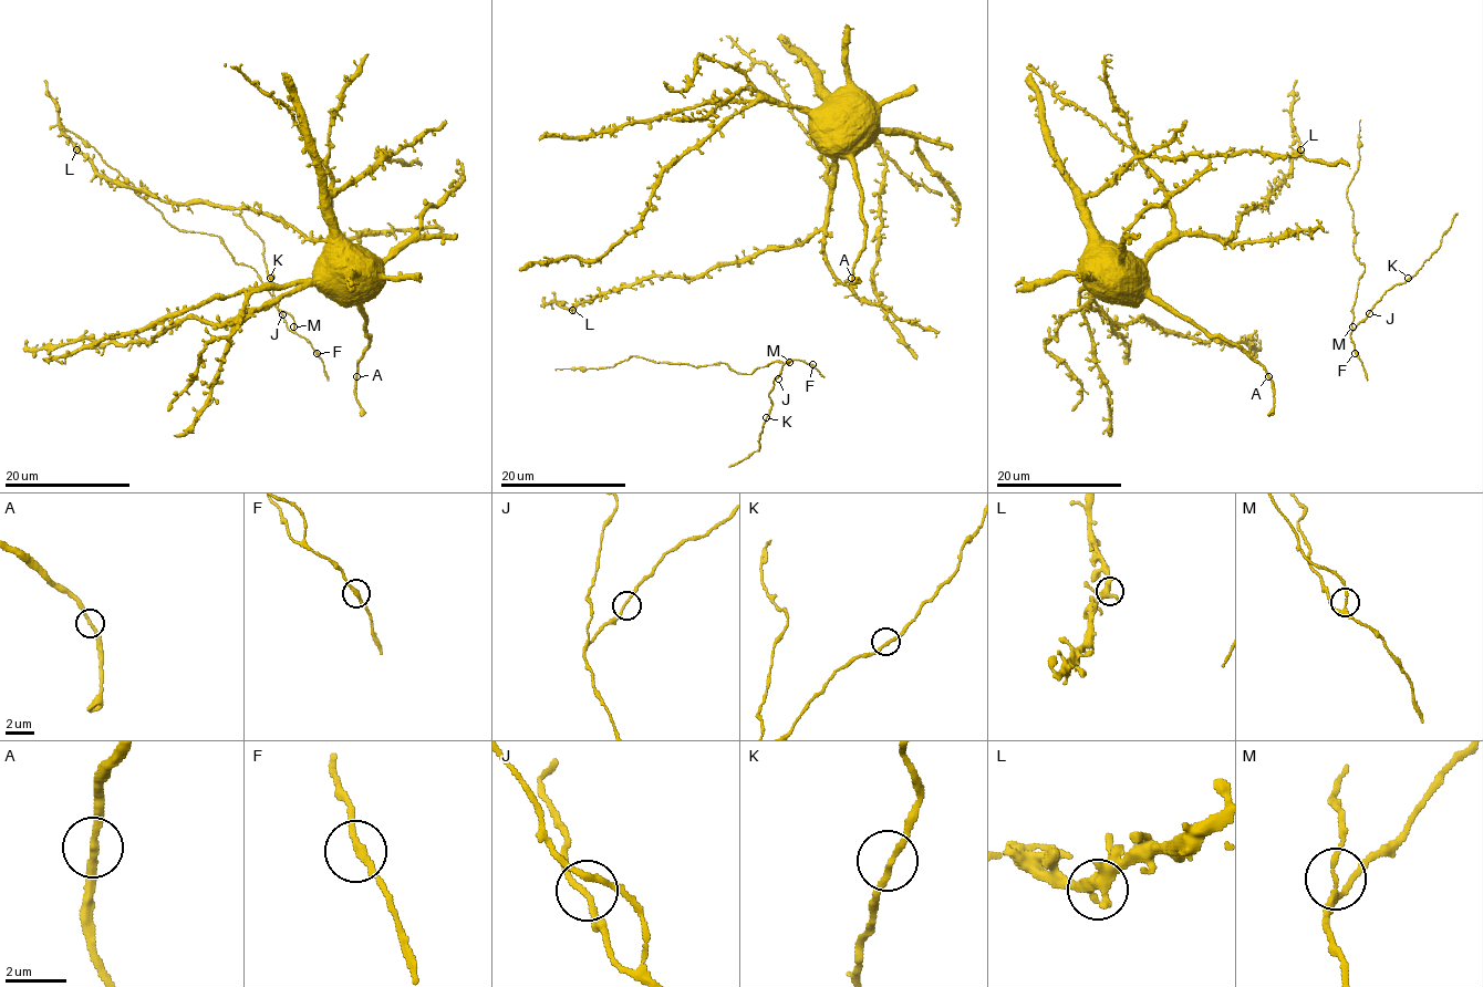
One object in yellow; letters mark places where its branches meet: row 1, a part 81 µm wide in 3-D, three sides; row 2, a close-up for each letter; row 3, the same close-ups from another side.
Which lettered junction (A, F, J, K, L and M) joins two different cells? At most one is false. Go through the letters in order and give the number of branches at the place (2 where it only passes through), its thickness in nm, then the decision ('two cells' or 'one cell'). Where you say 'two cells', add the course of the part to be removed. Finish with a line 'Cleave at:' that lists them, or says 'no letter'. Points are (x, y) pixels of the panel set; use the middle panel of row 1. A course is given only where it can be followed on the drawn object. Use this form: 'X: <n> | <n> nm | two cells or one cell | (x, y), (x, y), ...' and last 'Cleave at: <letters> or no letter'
A: 2 | 240 nm | one cell
F: 2 | 240 nm | one cell
J: 2 | 170 nm | one cell
K: 2 | 190 nm | one cell
L: 3 | 380 nm | one cell
M: 3 | 180 nm | one cell
Cleave at: no letter

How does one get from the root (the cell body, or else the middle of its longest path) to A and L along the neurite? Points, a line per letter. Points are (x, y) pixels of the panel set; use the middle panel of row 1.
A: (688, 277), (795, 247), (816, 232), (839, 156), (853, 167), (864, 220), (851, 278)
L: (688, 277), (647, 277), (629, 286), (599, 292), (593, 299), (582, 300), (572, 310)

